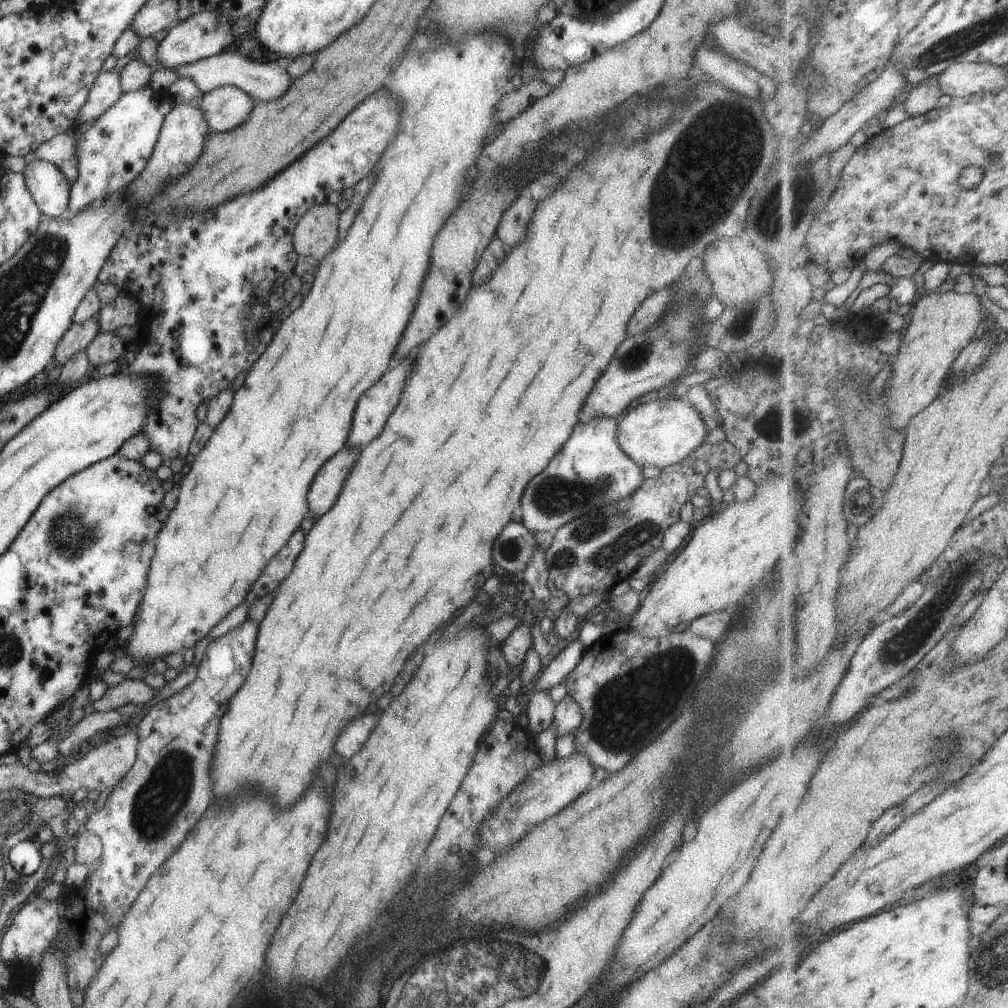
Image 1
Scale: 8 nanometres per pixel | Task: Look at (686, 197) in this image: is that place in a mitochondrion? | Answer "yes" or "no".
yes

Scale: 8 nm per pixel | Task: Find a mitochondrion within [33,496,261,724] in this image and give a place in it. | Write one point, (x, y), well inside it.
(73, 529)

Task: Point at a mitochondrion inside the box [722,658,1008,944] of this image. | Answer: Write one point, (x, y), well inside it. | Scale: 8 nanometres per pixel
(953, 752)

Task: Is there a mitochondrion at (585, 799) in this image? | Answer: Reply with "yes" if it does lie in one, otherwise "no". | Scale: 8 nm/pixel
no

